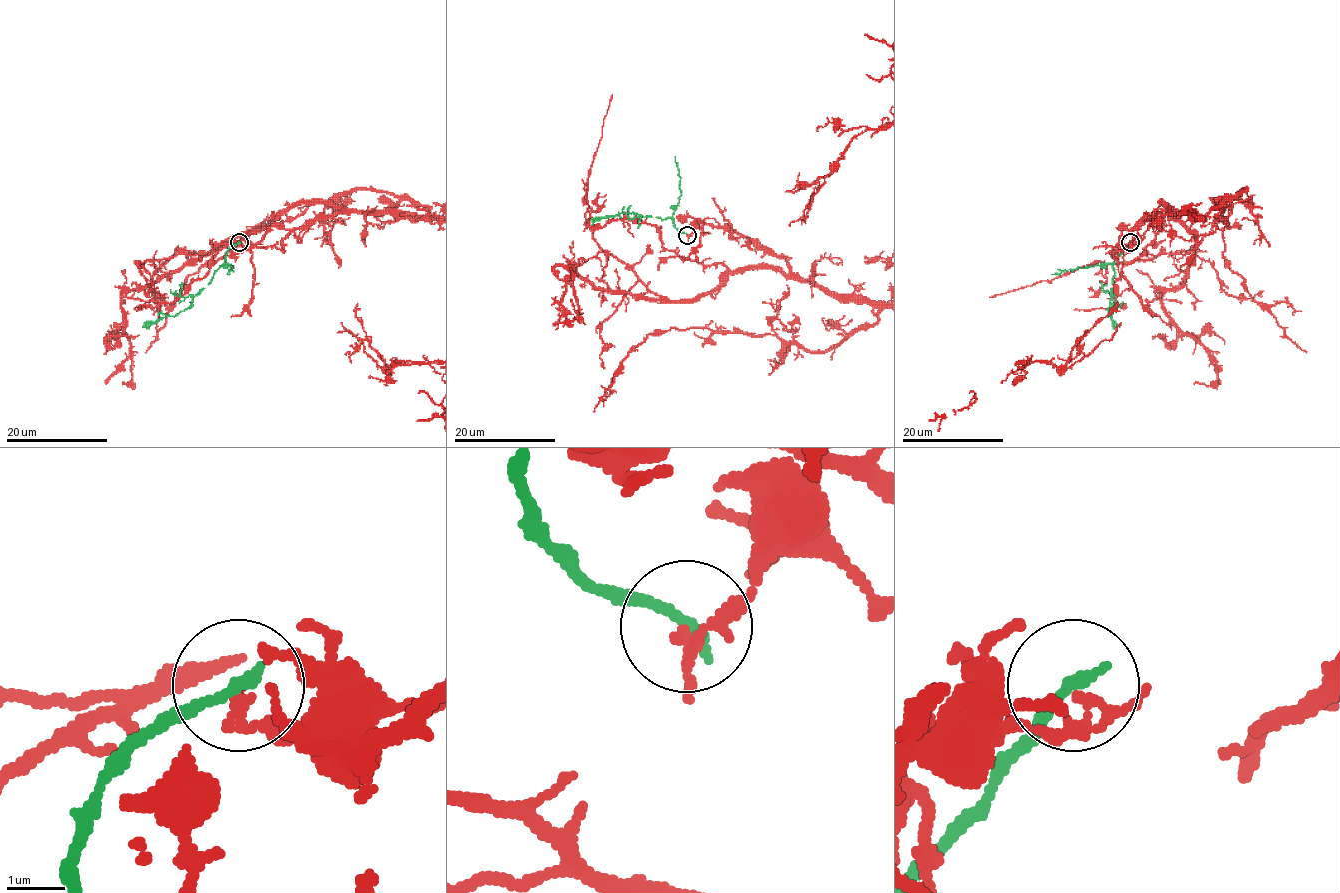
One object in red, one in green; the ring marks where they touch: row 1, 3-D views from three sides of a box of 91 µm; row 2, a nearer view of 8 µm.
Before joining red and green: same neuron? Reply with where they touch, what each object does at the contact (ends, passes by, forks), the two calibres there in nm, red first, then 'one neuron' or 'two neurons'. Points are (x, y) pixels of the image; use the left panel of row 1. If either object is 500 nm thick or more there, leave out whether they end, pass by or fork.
(239, 242) | red passes by | green ends | 140/220 nm | two neurons

